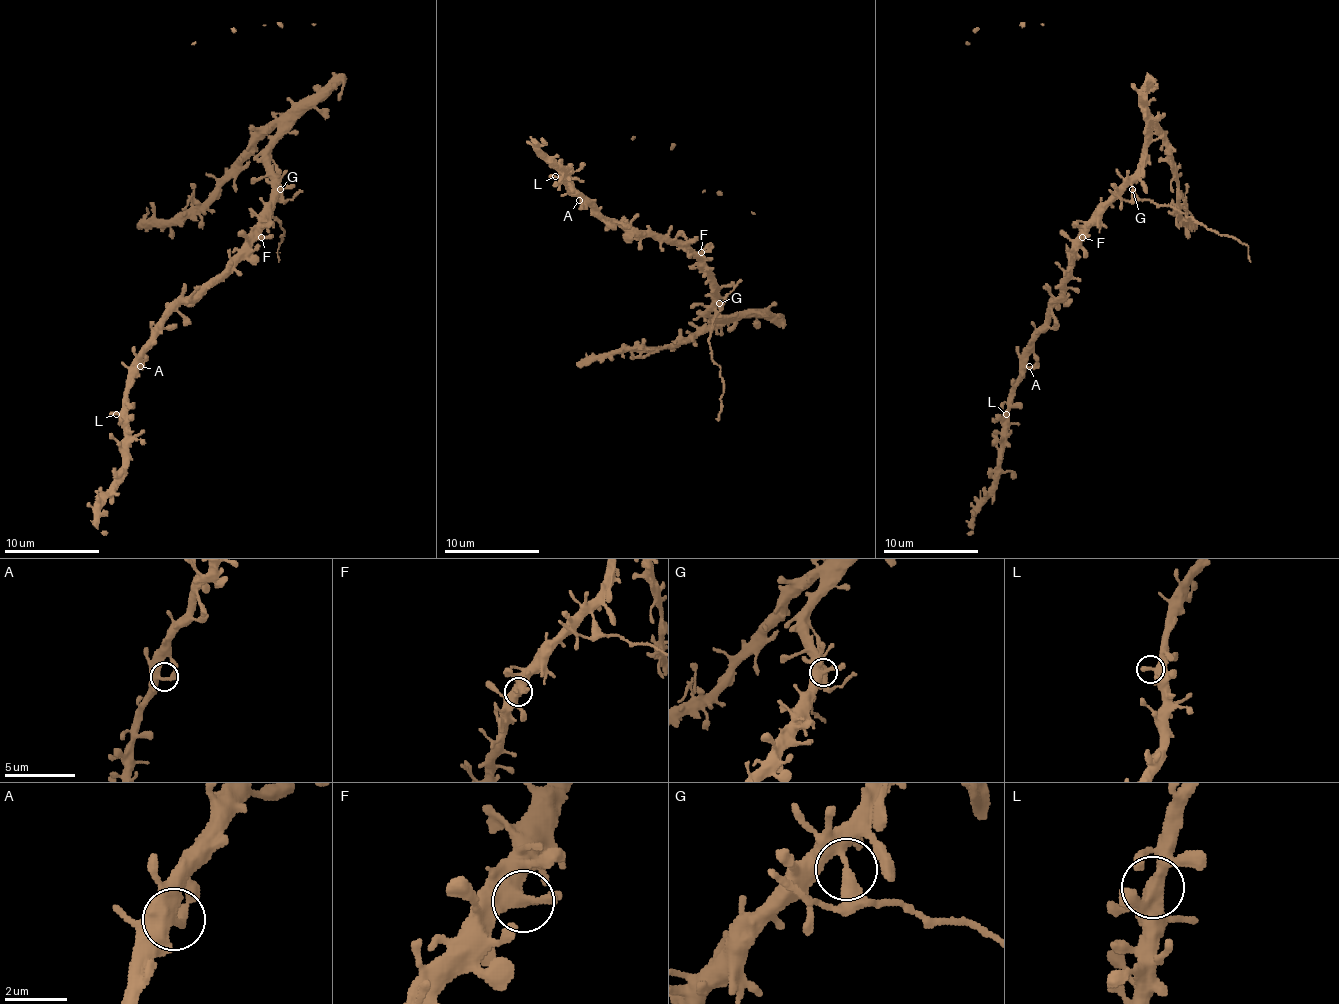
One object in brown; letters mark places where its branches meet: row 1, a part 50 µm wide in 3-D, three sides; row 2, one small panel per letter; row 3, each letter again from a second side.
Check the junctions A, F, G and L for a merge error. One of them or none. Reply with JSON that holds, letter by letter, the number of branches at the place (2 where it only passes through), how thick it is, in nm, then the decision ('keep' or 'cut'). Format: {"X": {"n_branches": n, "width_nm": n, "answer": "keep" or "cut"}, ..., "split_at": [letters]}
{"A": {"n_branches": 2, "width_nm": 360, "answer": "keep"}, "F": {"n_branches": 2, "width_nm": 480, "answer": "keep"}, "G": {"n_branches": 2, "width_nm": 360, "answer": "cut"}, "L": {"n_branches": 2, "width_nm": 360, "answer": "keep"}, "split_at": ["G"]}

